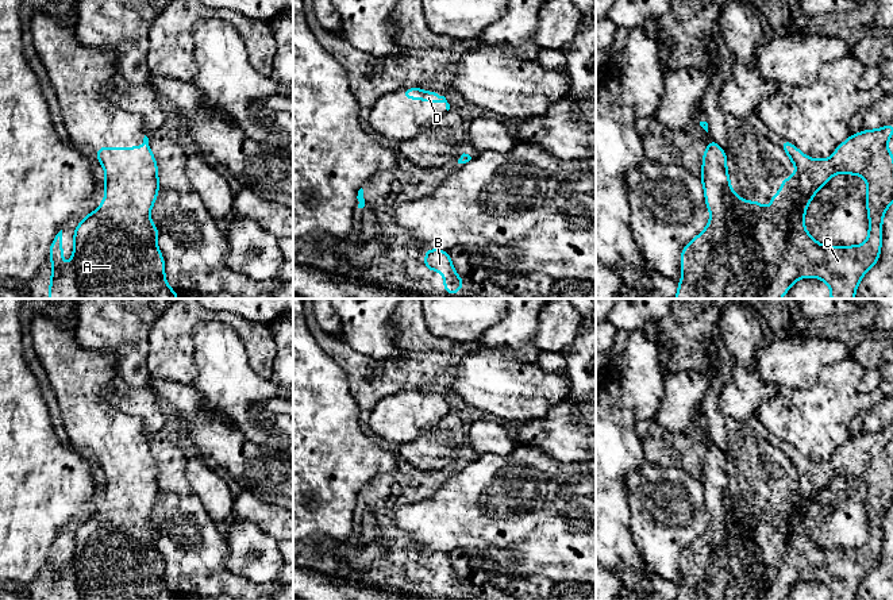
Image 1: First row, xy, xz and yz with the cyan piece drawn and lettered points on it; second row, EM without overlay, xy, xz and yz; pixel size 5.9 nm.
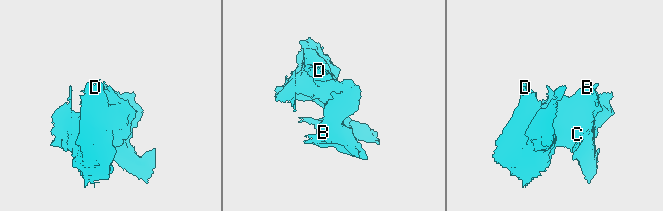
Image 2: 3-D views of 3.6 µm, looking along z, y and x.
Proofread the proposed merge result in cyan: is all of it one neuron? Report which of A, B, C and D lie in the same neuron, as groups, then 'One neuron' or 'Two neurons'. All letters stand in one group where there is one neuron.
Groups: A B C D. One neuron

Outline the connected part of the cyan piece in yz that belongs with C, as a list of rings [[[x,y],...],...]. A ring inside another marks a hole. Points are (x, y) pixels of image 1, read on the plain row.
[[[893,427],[850,438],[828,462],[812,462],[784,442],[780,449],[797,476],[781,484],[781,495],[770,499],[769,512],[761,504],[744,504],[732,495],[727,457],[711,441],[700,477],[711,522],[705,532],[682,551],[682,582],[677,585],[675,600],[782,600],[801,580],[825,584],[831,600],[855,600],[859,584],[879,561],[882,520],[893,505],[893,458],[888,451],[892,438]],[[838,476],[858,477],[867,485],[869,541],[859,549],[820,547],[804,531],[805,511],[816,495]]]

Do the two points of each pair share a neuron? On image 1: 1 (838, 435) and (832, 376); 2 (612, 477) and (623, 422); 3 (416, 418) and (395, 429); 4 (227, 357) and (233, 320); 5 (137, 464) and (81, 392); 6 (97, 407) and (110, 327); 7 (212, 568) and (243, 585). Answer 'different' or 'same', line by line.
1: same
2: same
3: same
4: different
5: same
6: different
7: same

